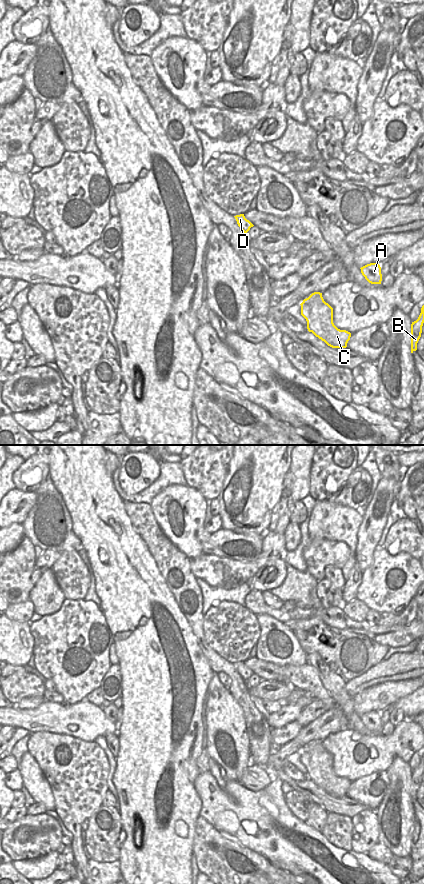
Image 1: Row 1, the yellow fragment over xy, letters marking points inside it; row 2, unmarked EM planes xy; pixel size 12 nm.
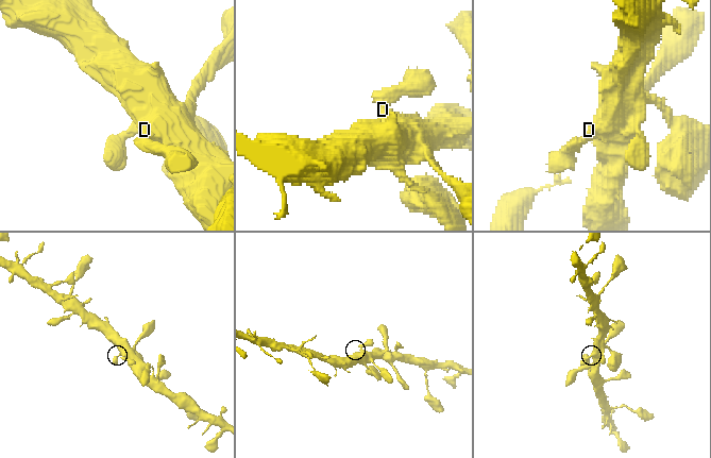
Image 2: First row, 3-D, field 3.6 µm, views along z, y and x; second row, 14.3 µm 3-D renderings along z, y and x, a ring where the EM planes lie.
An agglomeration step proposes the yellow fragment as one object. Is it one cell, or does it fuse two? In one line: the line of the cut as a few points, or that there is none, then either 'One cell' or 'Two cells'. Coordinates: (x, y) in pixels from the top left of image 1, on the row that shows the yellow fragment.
No split. One cell

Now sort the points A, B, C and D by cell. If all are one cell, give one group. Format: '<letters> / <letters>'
A B C D

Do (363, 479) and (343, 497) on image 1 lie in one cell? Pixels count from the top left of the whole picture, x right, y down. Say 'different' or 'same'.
same

